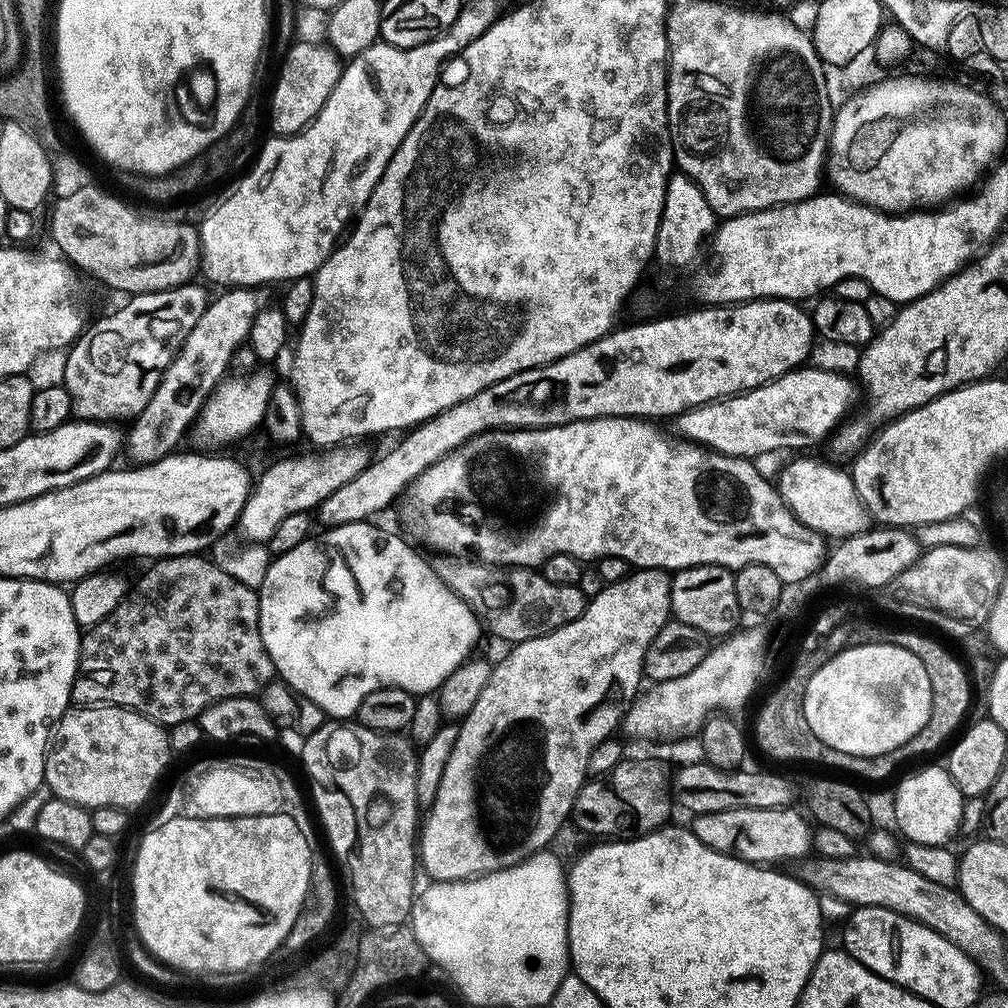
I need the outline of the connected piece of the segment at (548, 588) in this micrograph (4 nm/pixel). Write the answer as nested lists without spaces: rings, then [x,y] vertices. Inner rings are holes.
[[[513,567],[505,572],[508,573],[501,580],[496,580],[493,584],[480,584],[478,588],[487,627],[488,624],[492,627],[494,635],[501,636],[504,640],[512,640],[513,645],[518,645],[523,640],[550,634],[555,628],[574,622],[583,614],[586,597],[579,586],[555,584],[547,580],[543,574],[536,573],[535,576],[532,568]]]

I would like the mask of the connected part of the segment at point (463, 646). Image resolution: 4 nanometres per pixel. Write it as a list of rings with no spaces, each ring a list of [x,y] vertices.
[[[361,522],[358,524],[343,524],[337,528],[330,528],[321,531],[321,536],[315,540],[315,538],[309,538],[304,540],[298,546],[294,546],[294,550],[290,550],[286,554],[275,557],[269,563],[268,573],[266,578],[262,582],[262,586],[258,590],[258,595],[260,598],[260,633],[262,634],[262,642],[264,643],[264,648],[268,652],[268,657],[272,659],[272,667],[274,669],[275,675],[279,679],[283,680],[285,684],[291,686],[292,691],[296,693],[297,697],[314,702],[317,706],[324,711],[325,717],[328,718],[352,718],[355,717],[356,711],[360,708],[360,703],[362,698],[366,698],[366,694],[370,694],[375,688],[401,688],[407,692],[413,694],[432,694],[439,689],[439,686],[445,678],[450,674],[454,674],[454,670],[458,670],[458,666],[462,666],[466,661],[473,655],[472,647],[480,640],[480,624],[482,628],[482,620],[479,615],[478,617],[472,613],[472,608],[468,605],[469,601],[465,597],[461,596],[460,593],[450,589],[447,584],[445,584],[444,579],[439,576],[439,574],[434,569],[433,565],[427,560],[424,561],[422,557],[419,556],[417,549],[410,545],[405,540],[403,535],[395,536],[392,532],[387,532],[384,528],[375,528],[375,523],[372,522]]]

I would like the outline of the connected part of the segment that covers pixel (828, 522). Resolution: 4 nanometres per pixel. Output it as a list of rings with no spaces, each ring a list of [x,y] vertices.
[[[800,460],[789,466],[788,470],[778,479],[781,486],[781,493],[785,497],[785,501],[796,517],[816,531],[830,536],[836,535],[836,538],[847,538],[865,531],[869,527],[869,513],[866,511],[863,501],[856,492],[856,485],[853,483],[851,475],[844,473],[816,460]]]

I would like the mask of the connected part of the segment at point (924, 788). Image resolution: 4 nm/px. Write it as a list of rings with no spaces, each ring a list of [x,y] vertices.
[[[947,767],[924,768],[921,772],[916,772],[913,776],[908,776],[896,788],[896,824],[900,827],[899,835],[905,841],[913,844],[942,844],[947,845],[948,839],[958,832],[960,819],[964,813],[965,797],[958,790],[958,786],[952,781],[951,774]]]

